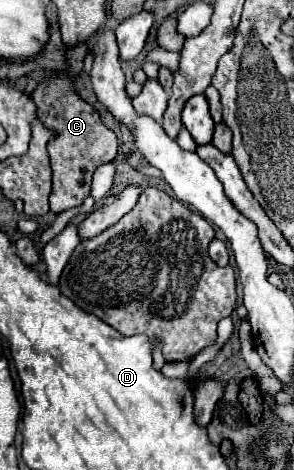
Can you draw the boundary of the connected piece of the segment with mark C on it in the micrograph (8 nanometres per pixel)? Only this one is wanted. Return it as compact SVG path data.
M86 43L78 47L70 47L66 53L66 69L60 71L52 79L40 81L36 91L32 91L32 99L38 105L38 119L42 125L56 133L56 137L48 143L48 155L52 165L52 193L50 193L50 211L62 213L70 207L78 207L90 195L92 173L104 165L114 161L118 143L112 129L108 129L98 111L88 105L76 91L74 79L82 73L82 61L86 57Z

